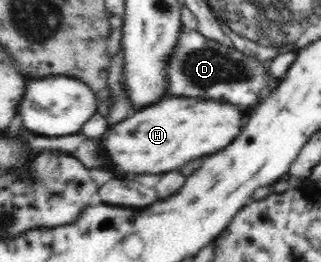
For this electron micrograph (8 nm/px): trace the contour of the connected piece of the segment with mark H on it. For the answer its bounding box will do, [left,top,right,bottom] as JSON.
[100,98,245,178]

